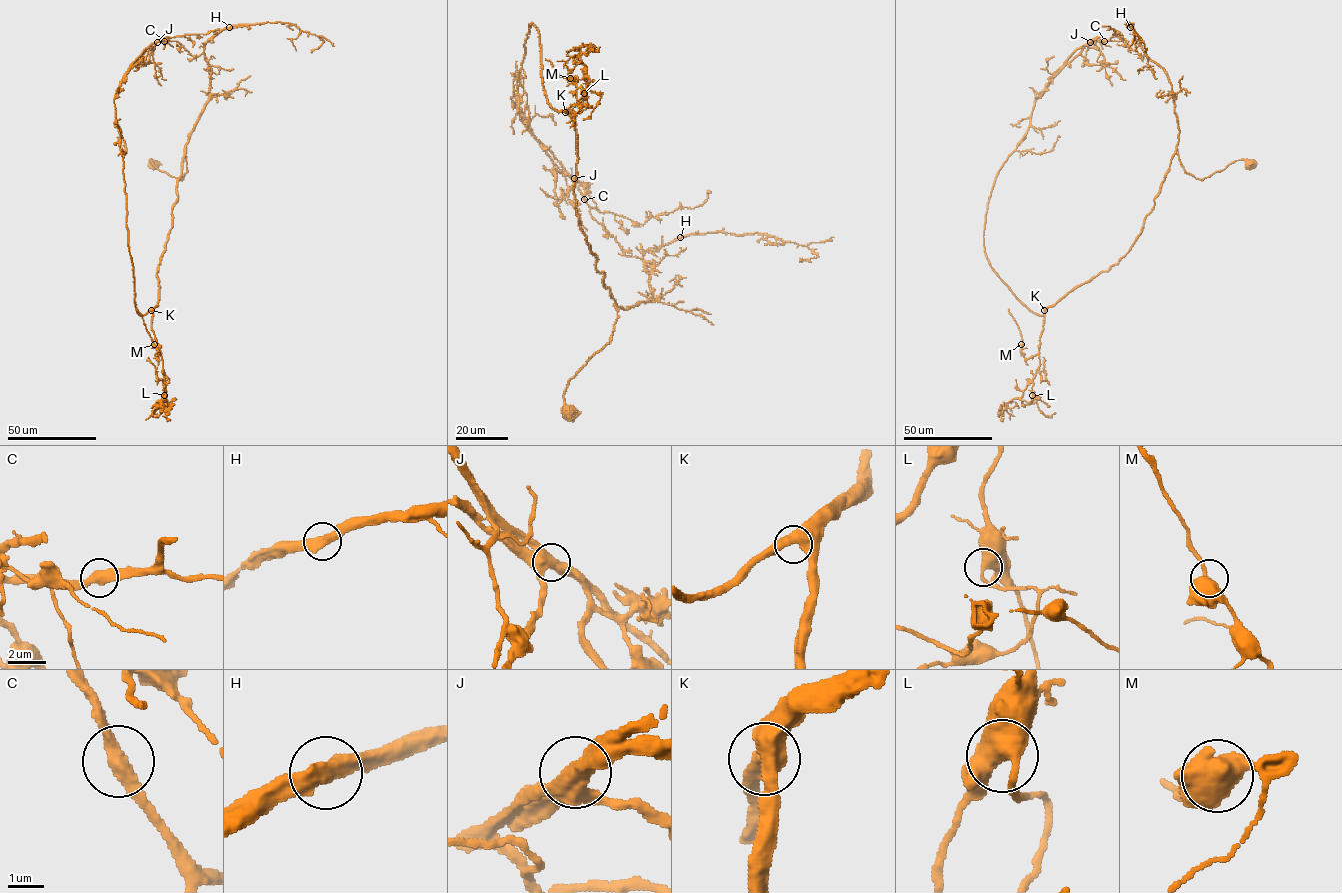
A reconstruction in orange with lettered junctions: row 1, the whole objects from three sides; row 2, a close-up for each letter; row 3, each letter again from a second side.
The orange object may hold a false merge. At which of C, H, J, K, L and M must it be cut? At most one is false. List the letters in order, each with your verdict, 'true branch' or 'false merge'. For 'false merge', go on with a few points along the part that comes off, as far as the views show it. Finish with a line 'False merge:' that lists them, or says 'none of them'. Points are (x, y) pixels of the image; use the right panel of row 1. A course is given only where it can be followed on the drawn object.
C: true branch
H: true branch
J: false merge | (1090, 41), (1040, 96), (1031, 88)
K: true branch
L: true branch
M: true branch
False merge: J

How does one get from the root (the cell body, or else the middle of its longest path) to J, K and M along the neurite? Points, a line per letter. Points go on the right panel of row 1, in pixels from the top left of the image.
J: (1250, 166), (1201, 180), (1175, 153), (1131, 249), (1031, 311), (987, 257), (987, 203), (1035, 101), (1090, 41)
K: (1250, 166), (1235, 160), (1201, 180), (1185, 172), (1175, 153), (1131, 249), (1044, 310)
M: (1250, 166), (1235, 160), (1201, 180), (1175, 153), (1131, 249), (1046, 308), (1038, 353), (1026, 359), (1021, 344)

